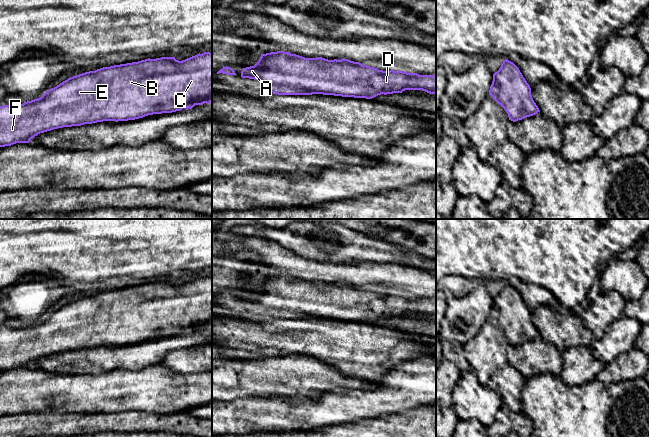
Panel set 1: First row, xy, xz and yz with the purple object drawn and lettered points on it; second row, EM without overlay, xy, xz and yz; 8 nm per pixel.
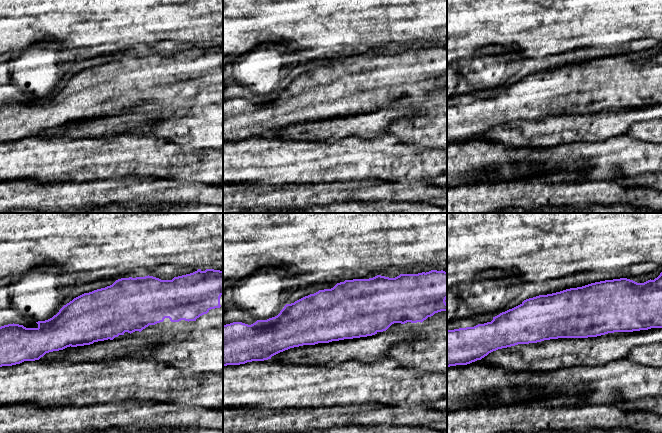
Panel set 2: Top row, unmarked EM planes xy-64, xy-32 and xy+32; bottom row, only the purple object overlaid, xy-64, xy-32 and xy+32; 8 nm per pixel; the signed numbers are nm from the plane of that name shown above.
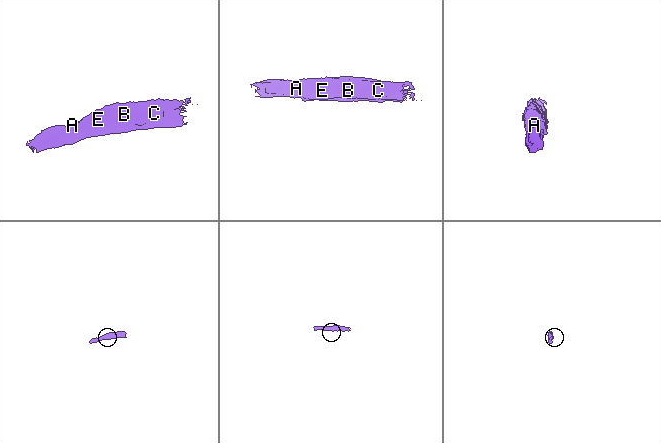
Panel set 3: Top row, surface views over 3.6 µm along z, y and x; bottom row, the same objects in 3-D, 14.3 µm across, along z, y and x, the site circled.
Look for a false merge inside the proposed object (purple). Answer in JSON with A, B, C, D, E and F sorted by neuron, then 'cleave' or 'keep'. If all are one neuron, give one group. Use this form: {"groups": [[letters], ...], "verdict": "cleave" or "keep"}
{"groups": [["A", "B", "C", "D", "E", "F"]], "verdict": "keep"}

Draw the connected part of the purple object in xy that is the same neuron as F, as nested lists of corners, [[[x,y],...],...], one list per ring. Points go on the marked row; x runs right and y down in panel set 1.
[[[204,52],[197,54],[185,60],[179,61],[175,57],[161,57],[156,59],[145,59],[138,62],[103,67],[95,71],[85,72],[68,78],[54,88],[47,90],[40,98],[24,102],[23,104],[12,106],[0,106],[0,147],[11,146],[16,143],[29,143],[32,138],[40,133],[51,131],[63,127],[81,126],[103,121],[128,121],[143,118],[148,115],[172,113],[181,111],[183,108],[192,109],[195,105],[209,104],[212,102],[212,53]]]

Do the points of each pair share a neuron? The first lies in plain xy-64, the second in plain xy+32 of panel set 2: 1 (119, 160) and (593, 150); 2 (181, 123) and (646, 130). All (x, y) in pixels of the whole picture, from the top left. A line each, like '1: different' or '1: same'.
1: same
2: same

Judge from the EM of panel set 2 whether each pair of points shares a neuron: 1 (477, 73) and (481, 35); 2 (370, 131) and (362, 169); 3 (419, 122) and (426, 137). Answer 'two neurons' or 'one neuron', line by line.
1: two neurons
2: two neurons
3: one neuron

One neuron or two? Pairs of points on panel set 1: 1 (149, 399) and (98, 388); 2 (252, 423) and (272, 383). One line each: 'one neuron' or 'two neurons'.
1: one neuron
2: two neurons

